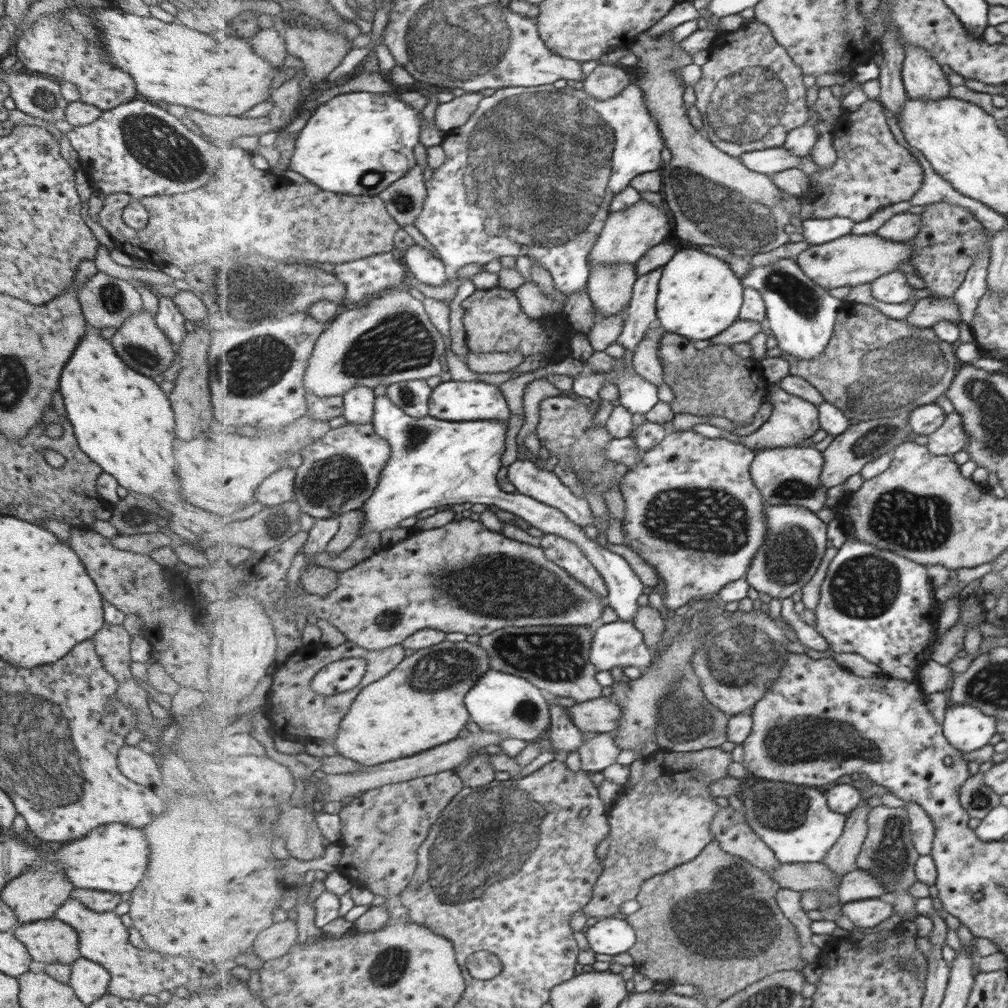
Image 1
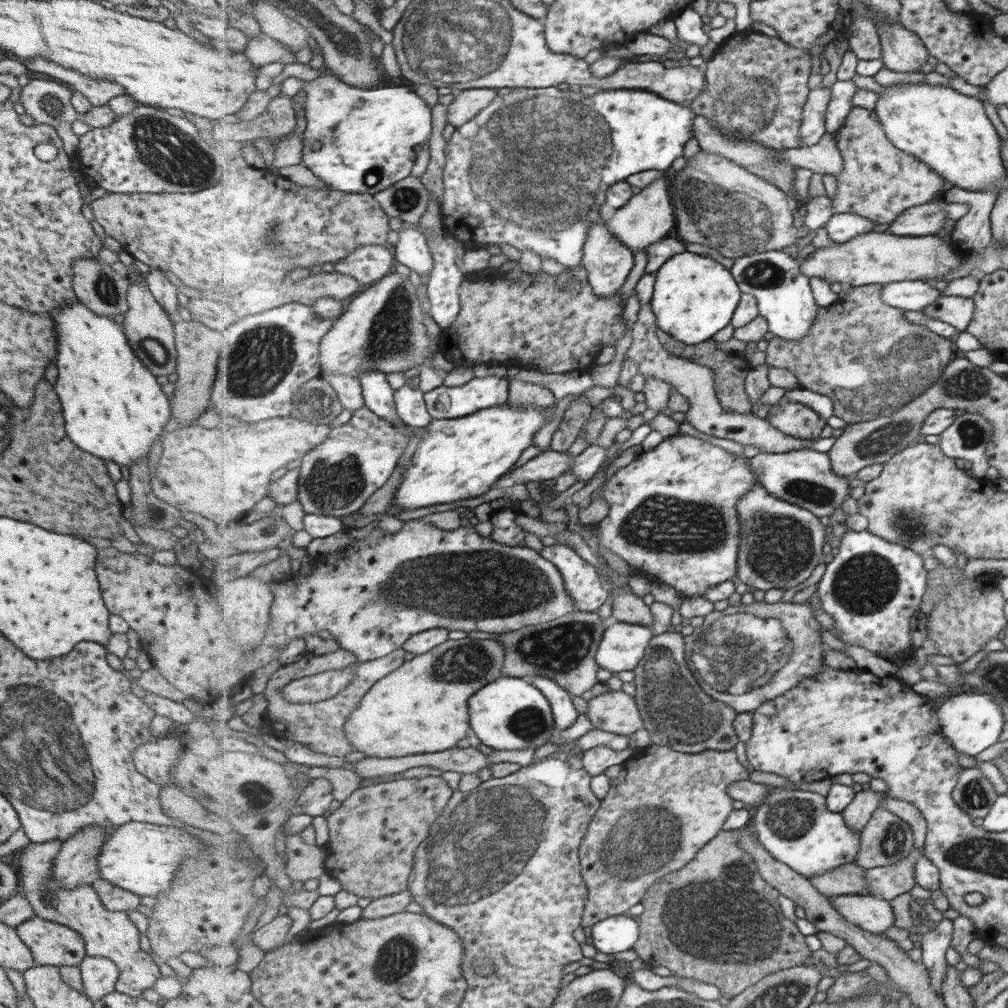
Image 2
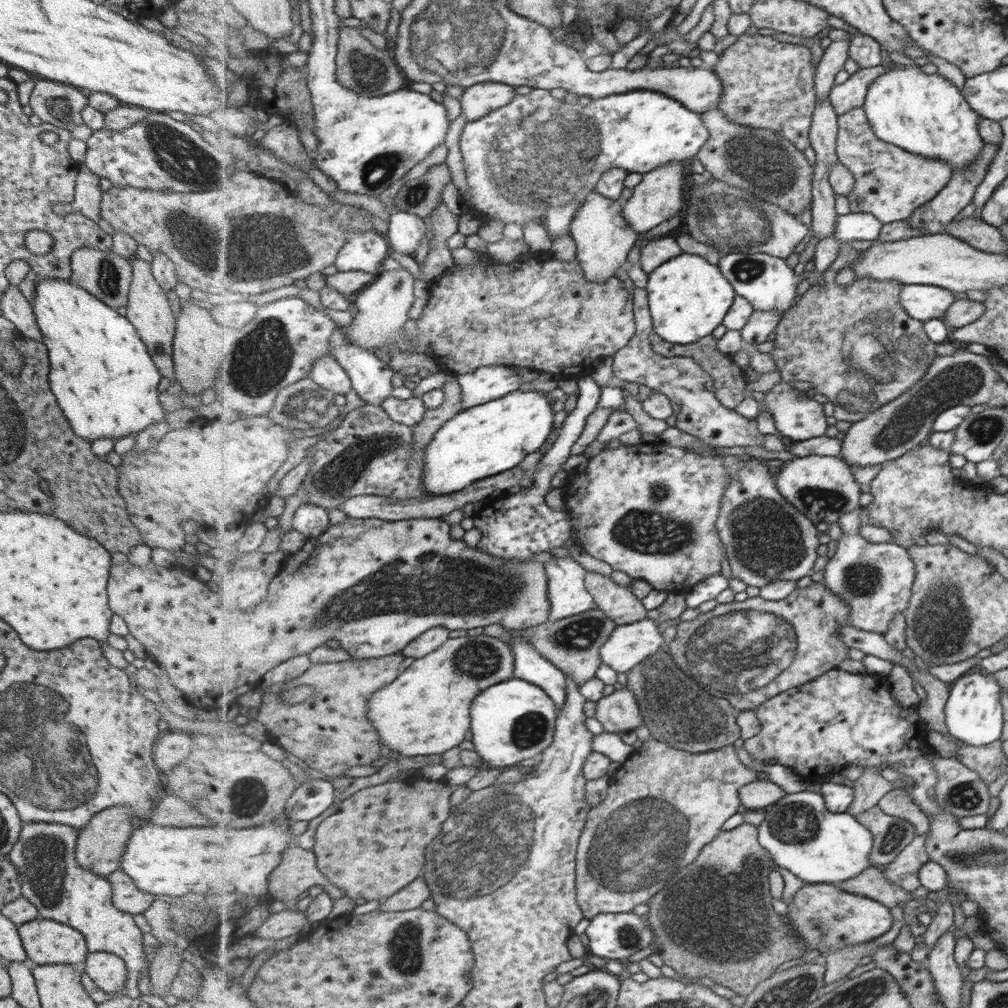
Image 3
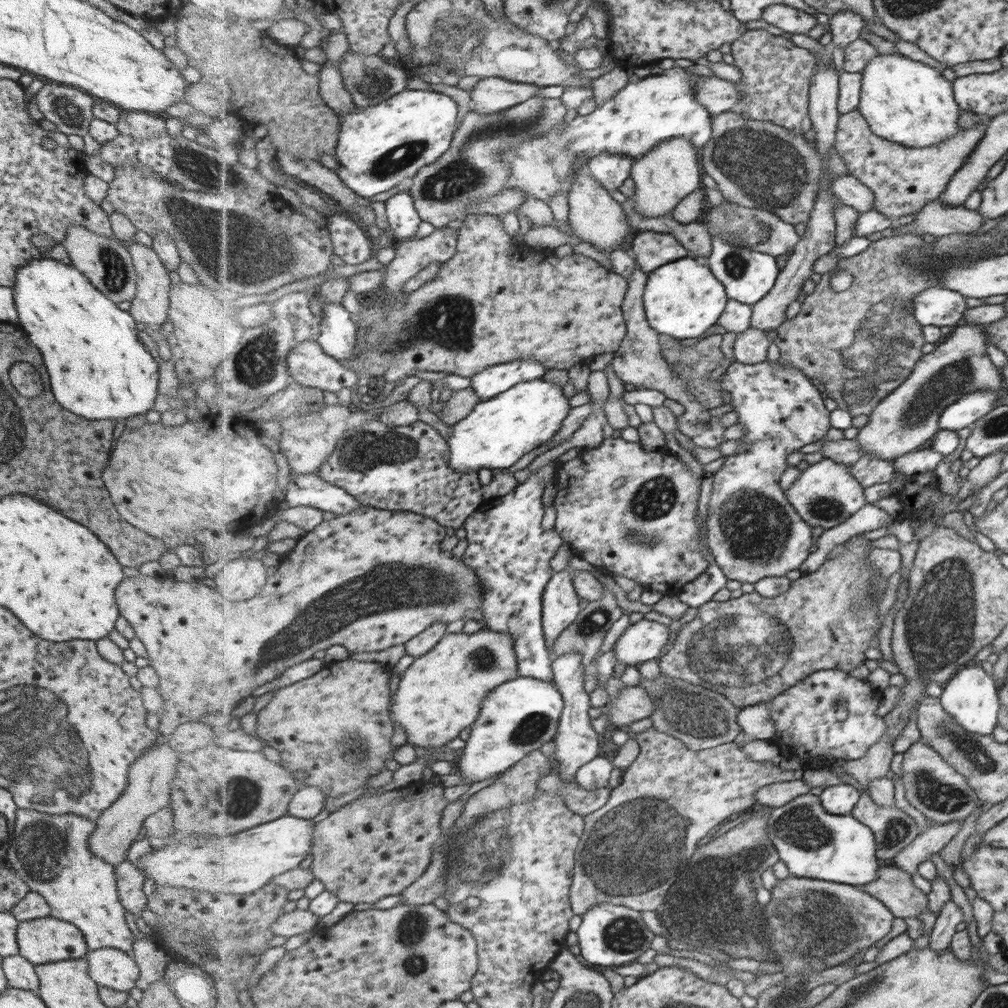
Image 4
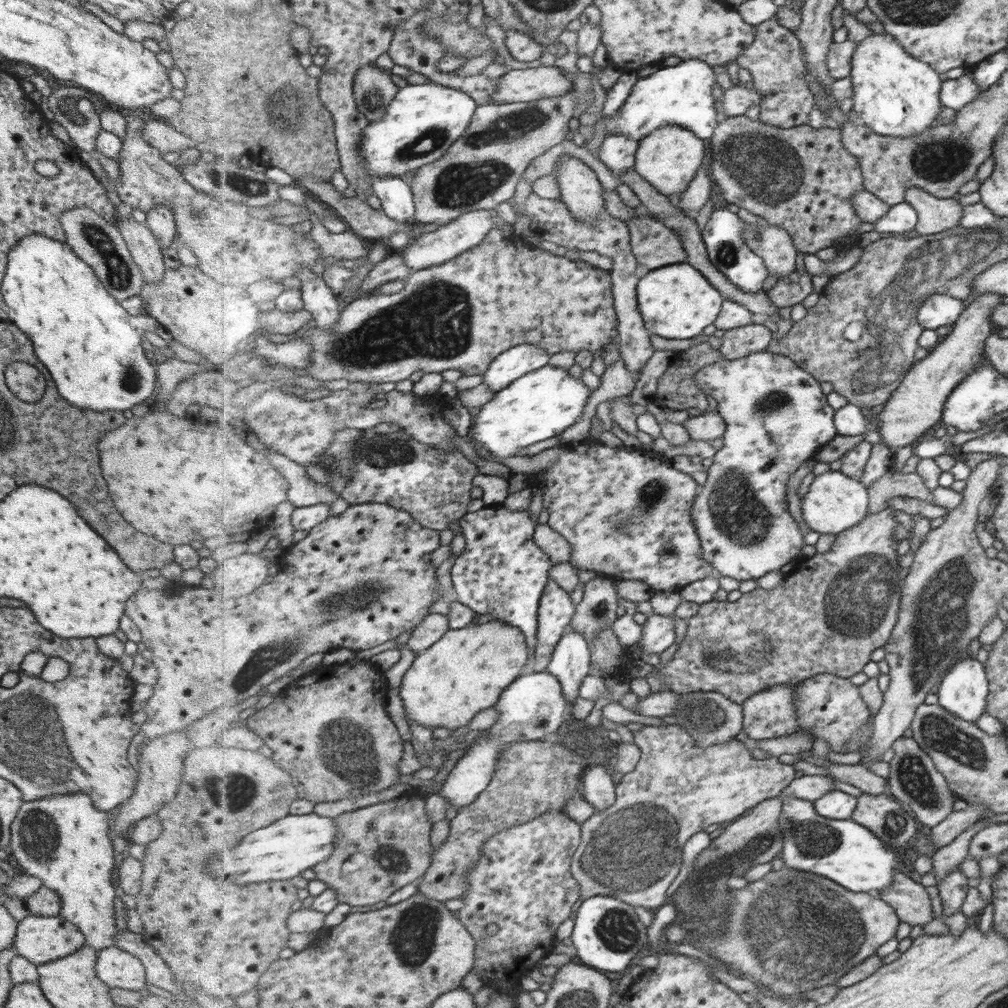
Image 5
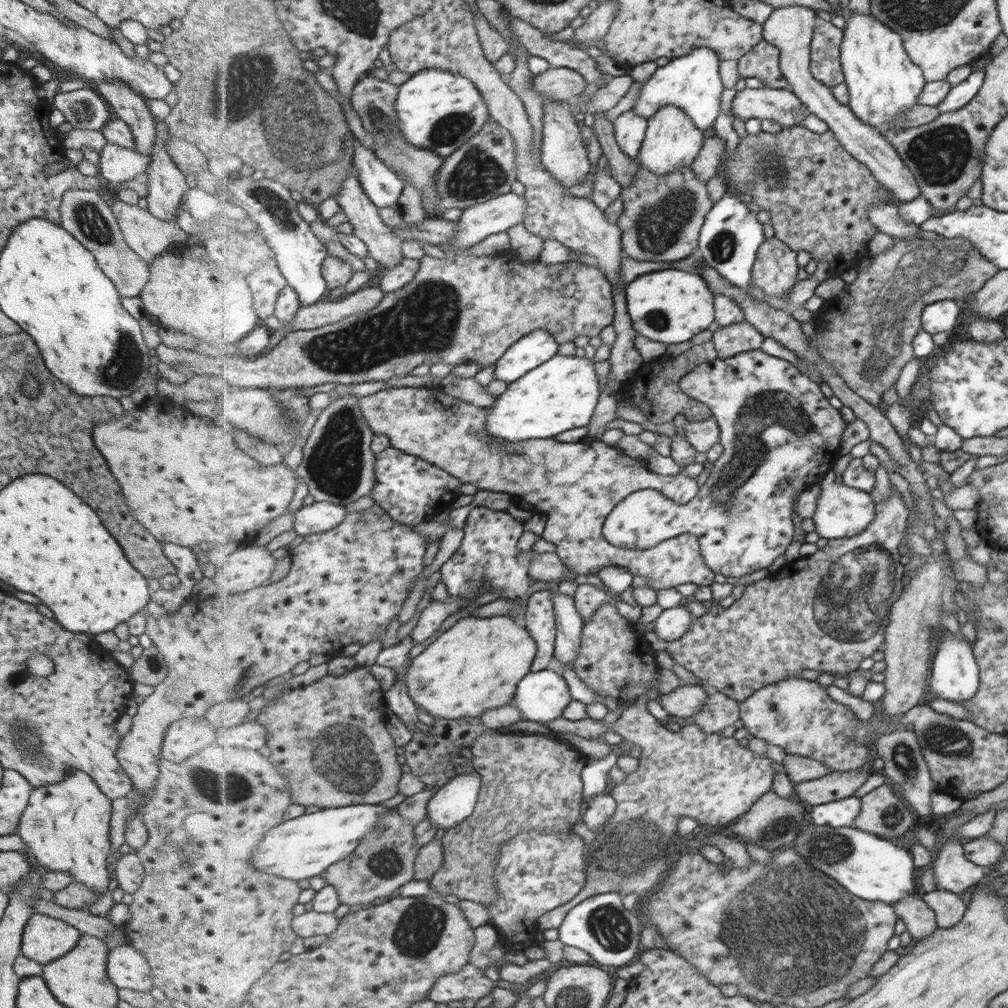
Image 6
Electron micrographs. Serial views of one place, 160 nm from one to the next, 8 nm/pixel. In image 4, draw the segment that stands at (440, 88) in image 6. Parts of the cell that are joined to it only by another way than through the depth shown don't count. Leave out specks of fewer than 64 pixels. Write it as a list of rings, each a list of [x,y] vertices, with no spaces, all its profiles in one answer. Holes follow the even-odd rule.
[[[408,89],[377,106],[358,107],[341,114],[342,127],[336,152],[340,167],[337,174],[345,186],[369,199],[369,207],[375,215],[374,223],[379,229],[393,232],[386,218],[385,203],[371,198],[395,188],[405,179],[412,180],[424,166],[441,158],[454,141],[458,130],[457,118],[459,104],[451,96]]]

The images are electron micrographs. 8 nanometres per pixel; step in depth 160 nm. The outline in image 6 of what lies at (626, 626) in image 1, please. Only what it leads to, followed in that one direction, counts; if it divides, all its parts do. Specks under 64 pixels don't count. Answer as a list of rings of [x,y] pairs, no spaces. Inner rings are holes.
[[[687,605],[664,609],[654,621],[655,632],[665,642],[679,641],[690,632],[695,619]]]

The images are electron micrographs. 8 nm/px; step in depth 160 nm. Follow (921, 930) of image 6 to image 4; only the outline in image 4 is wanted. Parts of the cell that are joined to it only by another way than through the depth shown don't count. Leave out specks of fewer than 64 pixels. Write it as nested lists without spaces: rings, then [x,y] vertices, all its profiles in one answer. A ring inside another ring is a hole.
[[[881,868],[877,881],[861,888],[883,902],[894,917],[905,919],[927,914],[926,894],[915,888],[903,870]]]

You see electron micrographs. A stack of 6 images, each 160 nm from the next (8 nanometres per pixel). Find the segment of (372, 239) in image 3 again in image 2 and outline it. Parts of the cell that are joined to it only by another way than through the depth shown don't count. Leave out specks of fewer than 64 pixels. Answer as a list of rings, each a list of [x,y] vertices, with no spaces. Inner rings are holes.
[[[365,245],[334,264],[342,275],[351,275],[367,288],[394,272],[396,256],[385,245]]]

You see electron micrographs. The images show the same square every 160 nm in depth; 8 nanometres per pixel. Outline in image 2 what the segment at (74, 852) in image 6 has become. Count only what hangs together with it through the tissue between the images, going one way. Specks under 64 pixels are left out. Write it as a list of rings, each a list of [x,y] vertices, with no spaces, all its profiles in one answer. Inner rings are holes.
[[[61,840],[29,842],[19,856],[19,872],[23,897],[29,902],[34,917],[59,923],[81,935],[84,954],[108,958],[117,967],[117,981],[113,989],[133,998],[141,997],[141,992],[151,988],[159,978],[159,968],[151,956],[139,947],[140,934],[129,921],[127,912],[111,913],[99,902],[98,894],[91,885],[81,885],[71,889],[59,888],[51,880],[51,861],[61,849]]]

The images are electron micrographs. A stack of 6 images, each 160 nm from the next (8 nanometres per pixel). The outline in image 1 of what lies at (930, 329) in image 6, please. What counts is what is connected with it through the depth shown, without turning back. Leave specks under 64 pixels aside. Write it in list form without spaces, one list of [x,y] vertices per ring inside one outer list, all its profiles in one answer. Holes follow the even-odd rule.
[[[898,270],[883,274],[877,281],[870,283],[870,288],[875,299],[887,304],[914,302],[913,288],[907,283],[905,273]]]

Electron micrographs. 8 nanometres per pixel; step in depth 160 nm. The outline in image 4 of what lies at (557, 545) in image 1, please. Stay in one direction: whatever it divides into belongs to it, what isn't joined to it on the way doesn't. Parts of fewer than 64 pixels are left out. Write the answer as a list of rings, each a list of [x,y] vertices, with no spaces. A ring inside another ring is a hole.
[[[568,568],[554,573],[543,597],[542,623],[549,650],[582,612],[579,602],[581,596],[575,588],[572,571]]]

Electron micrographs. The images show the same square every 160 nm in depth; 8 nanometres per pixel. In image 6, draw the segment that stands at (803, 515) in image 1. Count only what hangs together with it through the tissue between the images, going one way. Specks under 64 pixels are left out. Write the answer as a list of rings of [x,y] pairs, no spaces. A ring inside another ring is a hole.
[[[761,349],[750,350],[742,352],[733,356],[733,358],[719,359],[715,361],[701,364],[691,369],[691,372],[686,375],[680,381],[680,388],[687,396],[695,398],[709,406],[712,414],[718,420],[719,429],[721,430],[722,442],[720,443],[724,451],[721,456],[713,462],[710,476],[707,481],[700,487],[698,497],[694,501],[689,502],[683,506],[679,506],[677,502],[673,502],[671,498],[664,496],[660,490],[645,489],[642,491],[634,492],[628,498],[625,498],[613,512],[610,517],[606,518],[606,524],[604,525],[603,534],[606,535],[606,539],[615,546],[623,548],[639,548],[645,550],[646,548],[653,548],[659,545],[663,541],[676,540],[678,538],[690,536],[699,540],[702,545],[702,553],[705,556],[706,563],[717,574],[723,576],[745,576],[745,574],[751,574],[755,570],[761,570],[761,568],[769,568],[777,558],[785,554],[785,550],[791,546],[793,542],[793,536],[795,536],[795,522],[793,522],[793,506],[795,506],[795,499],[803,492],[807,490],[809,486],[816,484],[826,476],[829,470],[833,469],[833,466],[837,464],[838,451],[841,448],[841,438],[843,438],[843,432],[847,430],[847,422],[840,410],[833,408],[829,404],[827,396],[821,392],[821,386],[817,382],[813,382],[809,376],[801,374],[791,362],[787,360],[781,360],[781,358],[775,358],[766,354]],[[787,480],[788,486],[781,488],[781,482]]]

